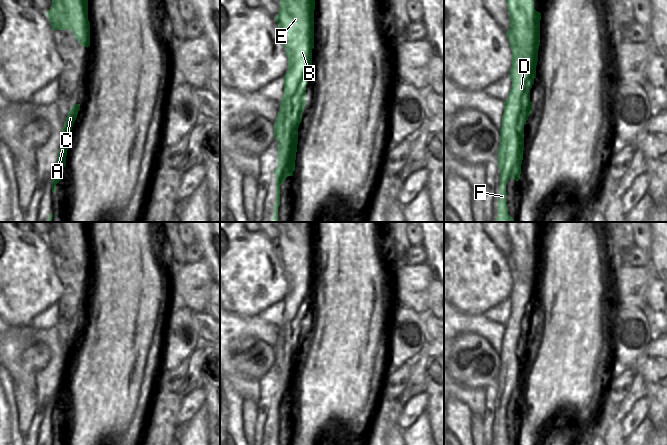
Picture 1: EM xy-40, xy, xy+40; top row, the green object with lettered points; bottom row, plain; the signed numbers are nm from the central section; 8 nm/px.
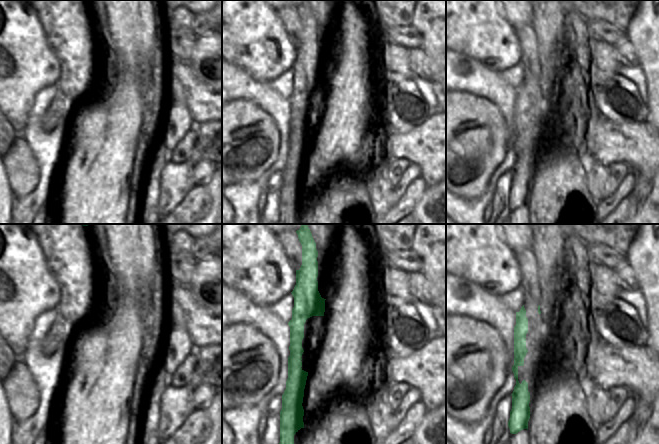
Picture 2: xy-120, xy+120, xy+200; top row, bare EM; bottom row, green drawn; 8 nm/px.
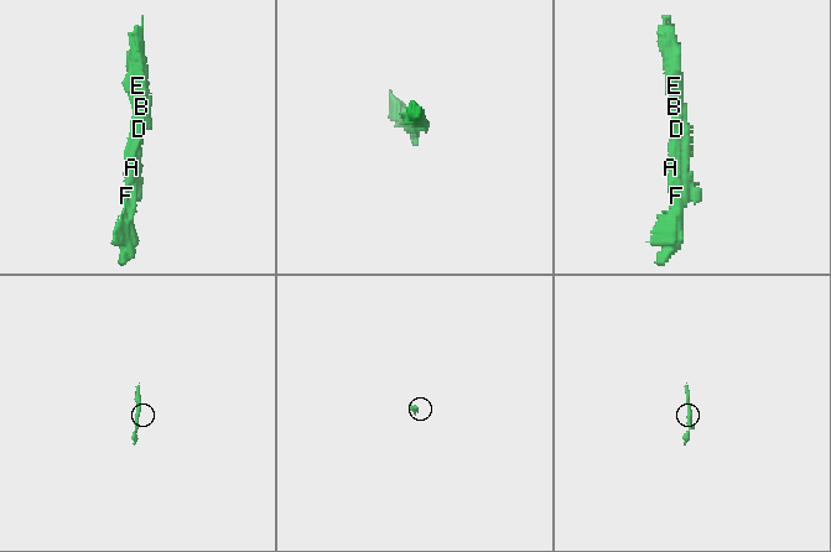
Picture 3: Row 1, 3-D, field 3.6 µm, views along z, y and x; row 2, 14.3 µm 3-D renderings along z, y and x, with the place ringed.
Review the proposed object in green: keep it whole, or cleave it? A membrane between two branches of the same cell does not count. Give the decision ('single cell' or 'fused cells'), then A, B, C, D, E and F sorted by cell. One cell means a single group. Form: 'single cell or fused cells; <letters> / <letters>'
single cell; A B C D E F

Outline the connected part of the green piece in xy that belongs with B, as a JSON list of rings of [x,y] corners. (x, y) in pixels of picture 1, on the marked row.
[[[280,0],[278,15],[274,18],[288,57],[288,69],[284,77],[284,93],[279,102],[280,109],[274,123],[274,138],[278,141],[278,165],[276,175],[276,203],[274,217],[270,222],[278,222],[280,205],[280,185],[288,176],[293,176],[298,144],[298,127],[306,106],[306,85],[312,70],[312,49],[314,48],[314,10],[315,0]]]

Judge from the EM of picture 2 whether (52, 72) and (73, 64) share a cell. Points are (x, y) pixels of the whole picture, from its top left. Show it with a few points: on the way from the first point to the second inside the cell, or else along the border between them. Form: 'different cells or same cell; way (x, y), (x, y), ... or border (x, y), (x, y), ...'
different cells; border (50, 47), (59, 63), (59, 78), (56, 83)

